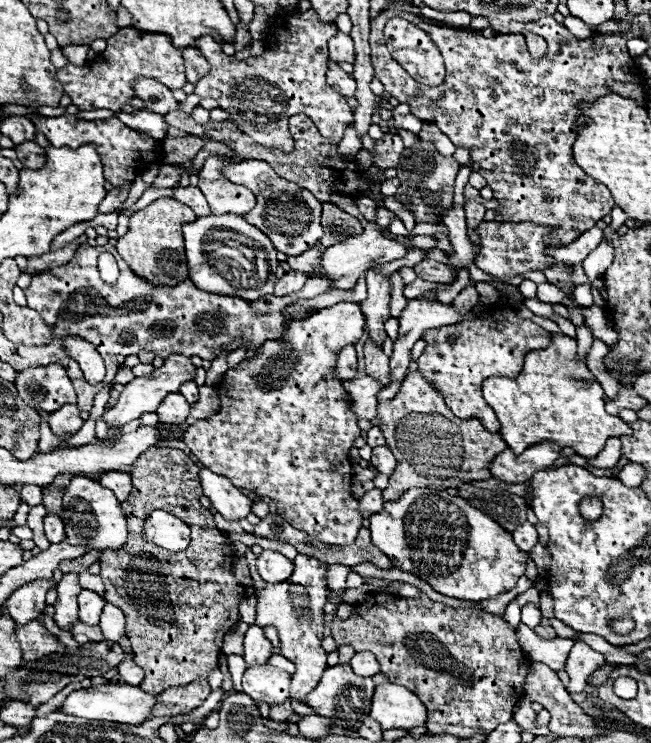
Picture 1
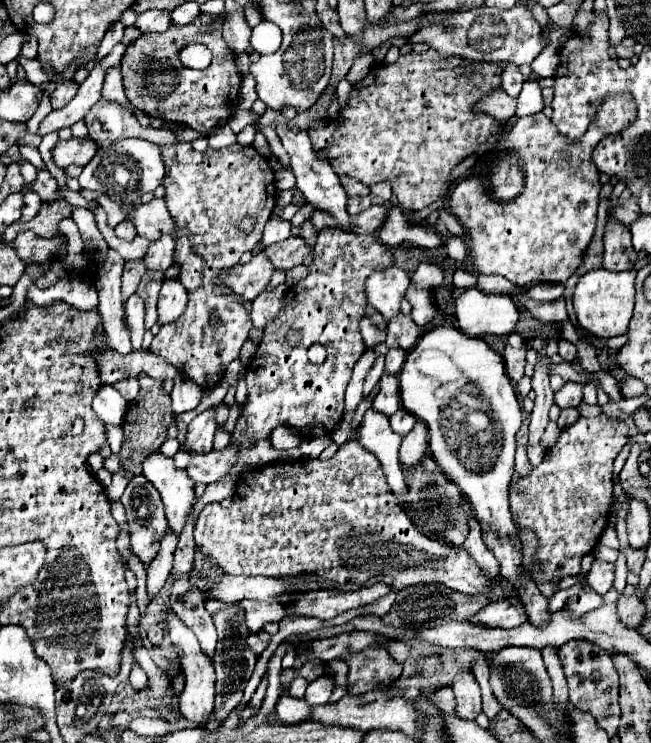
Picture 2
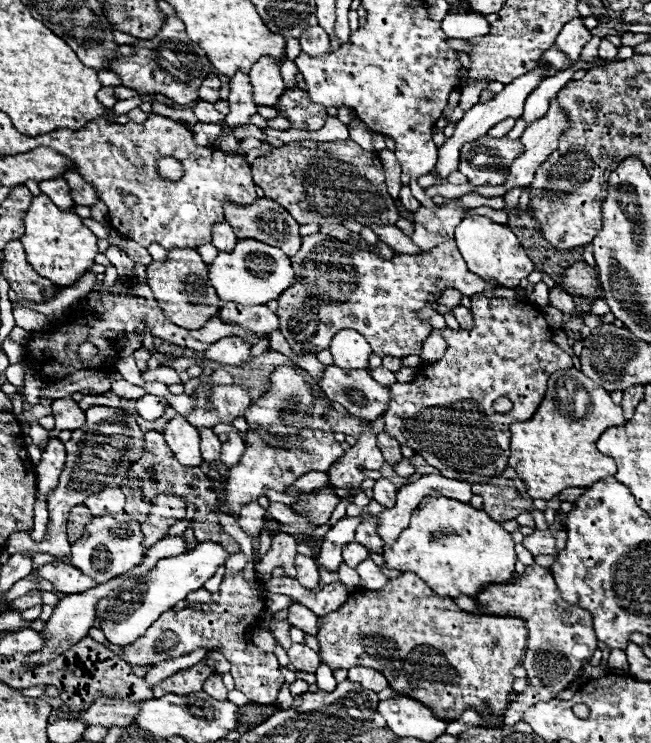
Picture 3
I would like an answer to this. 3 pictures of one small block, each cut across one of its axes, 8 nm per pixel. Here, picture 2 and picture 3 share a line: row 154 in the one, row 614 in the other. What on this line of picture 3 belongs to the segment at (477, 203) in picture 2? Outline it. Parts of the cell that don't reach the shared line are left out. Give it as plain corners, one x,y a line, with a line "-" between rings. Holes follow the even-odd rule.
532,564
526,566
524,574
518,574
516,580
510,580
508,584
490,584
484,588
484,592
480,592
480,596
476,596
476,602
484,614
516,614
526,622
528,628
528,644
522,658
528,686
508,704
504,712
504,724
508,726
520,722
520,714
528,706
554,700
558,692
566,690
598,648
598,640
592,628
592,614
584,612
582,608
564,604
552,572
544,566

